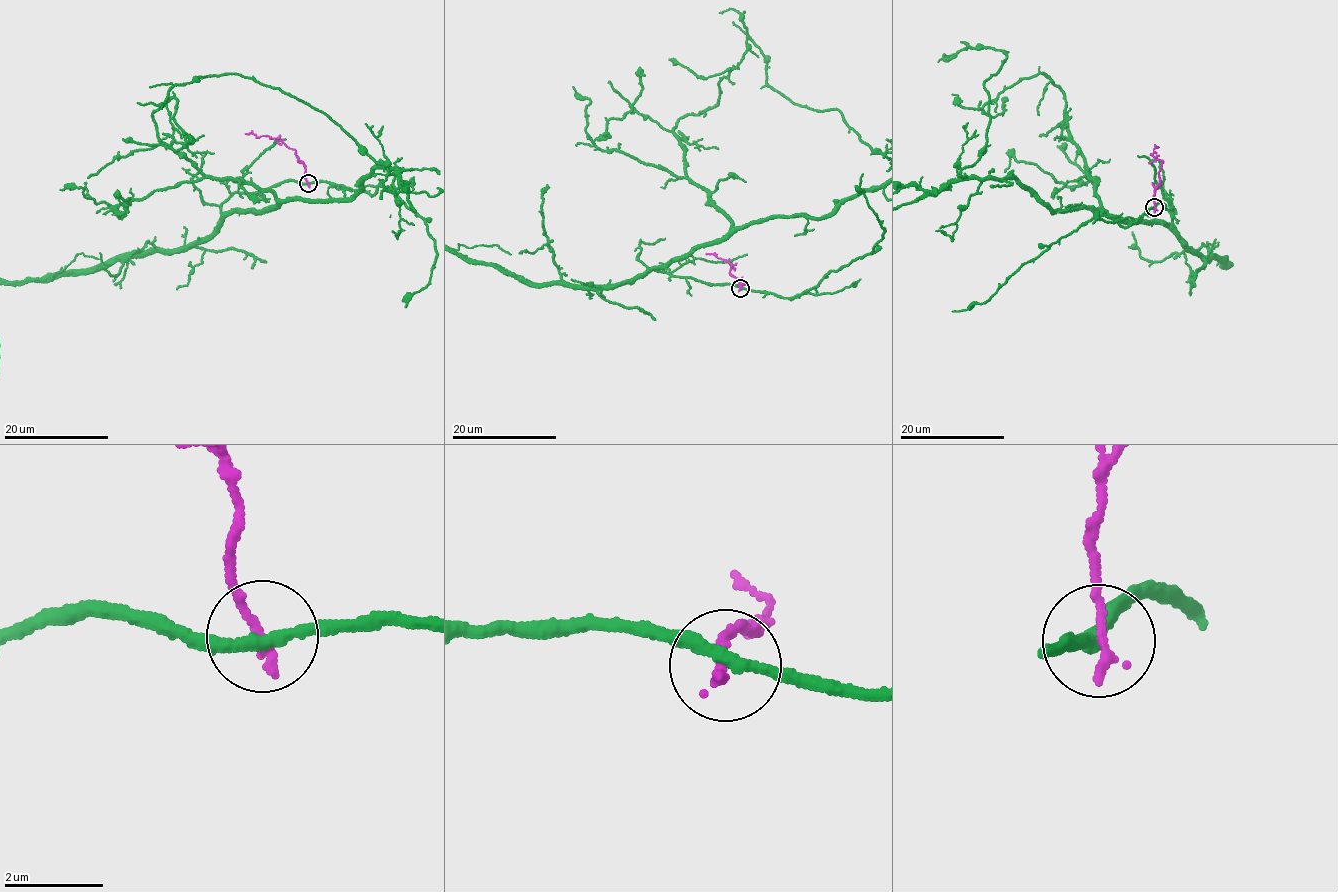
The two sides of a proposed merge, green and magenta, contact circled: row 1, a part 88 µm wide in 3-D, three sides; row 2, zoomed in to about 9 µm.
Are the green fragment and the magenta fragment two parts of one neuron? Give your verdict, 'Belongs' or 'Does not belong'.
Does not belong

